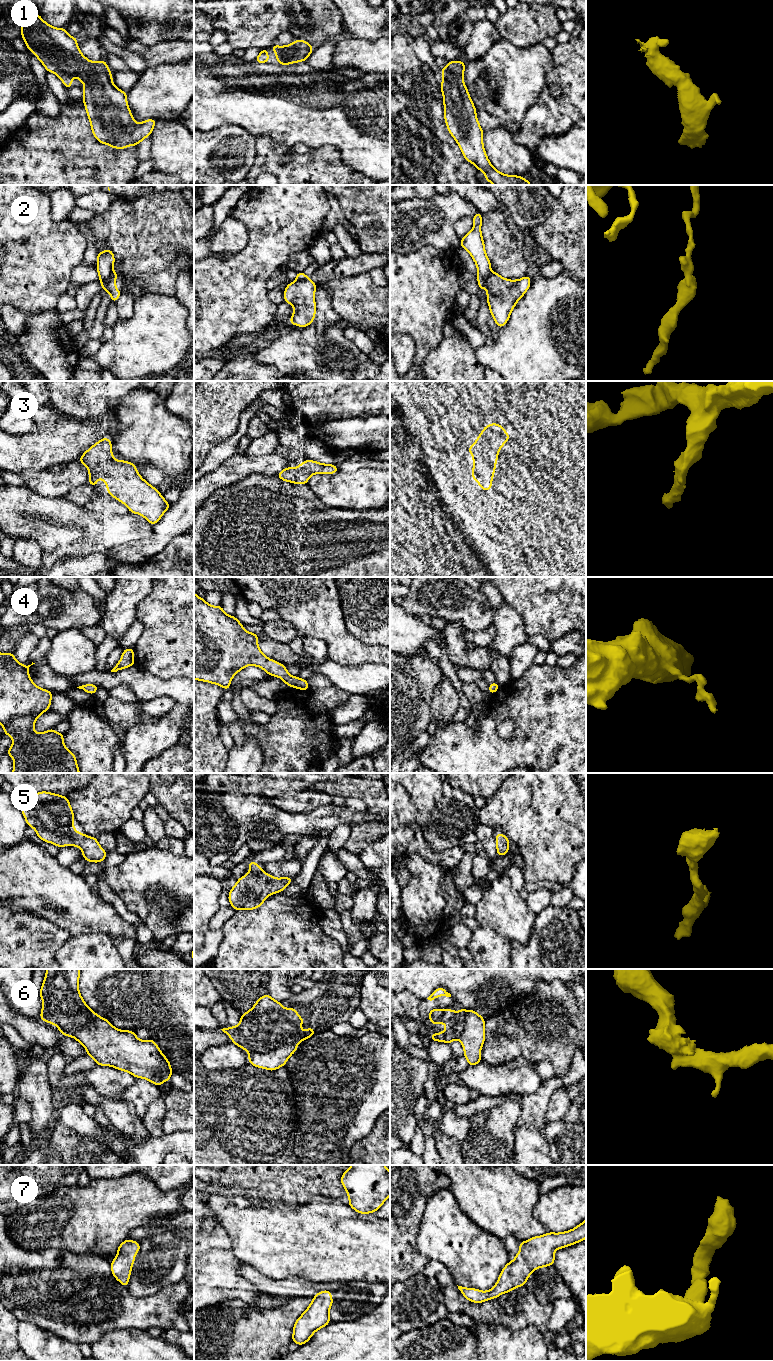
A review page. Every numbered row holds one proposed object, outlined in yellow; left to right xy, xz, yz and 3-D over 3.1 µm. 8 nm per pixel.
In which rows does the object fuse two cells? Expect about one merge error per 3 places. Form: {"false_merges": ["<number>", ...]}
{"false_merges": ["2", "6"]}

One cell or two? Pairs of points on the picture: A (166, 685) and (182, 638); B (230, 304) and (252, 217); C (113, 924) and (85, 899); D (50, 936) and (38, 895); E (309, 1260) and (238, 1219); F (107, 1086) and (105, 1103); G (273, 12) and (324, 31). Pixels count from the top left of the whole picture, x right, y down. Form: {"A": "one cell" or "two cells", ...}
{"A": "two cells", "B": "one cell", "C": "one cell", "D": "two cells", "E": "one cell", "F": "two cells", "G": "one cell"}

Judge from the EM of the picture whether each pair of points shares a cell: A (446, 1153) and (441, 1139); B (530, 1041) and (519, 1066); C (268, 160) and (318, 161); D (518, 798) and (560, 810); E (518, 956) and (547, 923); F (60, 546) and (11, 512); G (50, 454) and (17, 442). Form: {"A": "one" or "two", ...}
{"A": "one", "B": "two", "C": "one", "D": "one", "E": "one", "F": "one", "G": "one"}

